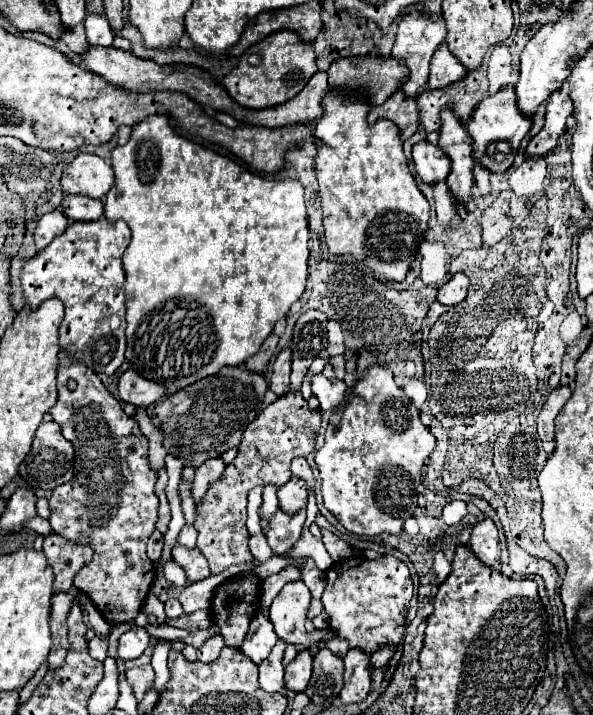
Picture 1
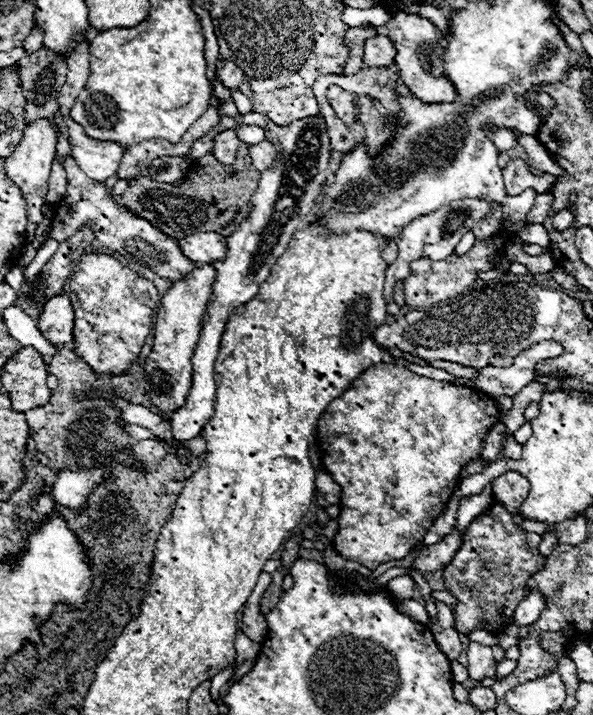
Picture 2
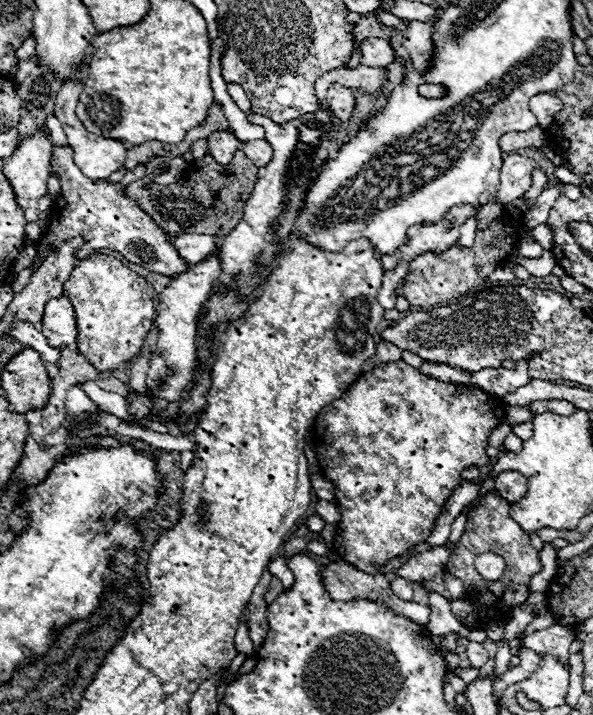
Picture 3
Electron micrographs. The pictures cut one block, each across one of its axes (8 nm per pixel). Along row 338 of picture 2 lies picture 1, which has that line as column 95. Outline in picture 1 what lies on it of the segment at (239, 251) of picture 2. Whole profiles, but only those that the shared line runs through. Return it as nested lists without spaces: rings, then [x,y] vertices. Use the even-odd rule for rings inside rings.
[[[84,194],[76,196],[64,196],[60,210],[70,218],[70,220],[84,220],[92,222],[102,216],[102,202]]]

